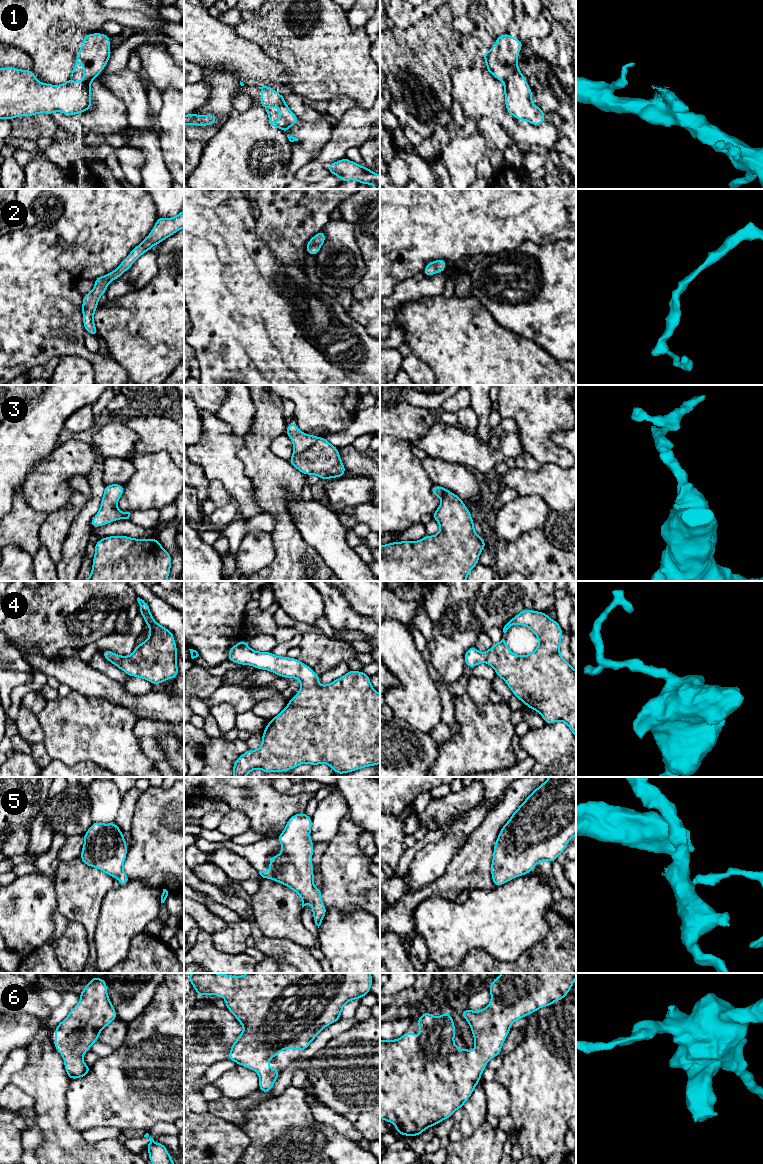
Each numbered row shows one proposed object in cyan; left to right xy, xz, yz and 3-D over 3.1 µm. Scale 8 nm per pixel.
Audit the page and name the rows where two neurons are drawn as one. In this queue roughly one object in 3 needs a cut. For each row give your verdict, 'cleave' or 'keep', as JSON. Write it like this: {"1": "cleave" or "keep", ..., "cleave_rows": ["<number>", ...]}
{"1": "cleave", "2": "keep", "3": "cleave", "4": "keep", "5": "keep", "6": "keep", "cleave_rows": ["1", "3"]}

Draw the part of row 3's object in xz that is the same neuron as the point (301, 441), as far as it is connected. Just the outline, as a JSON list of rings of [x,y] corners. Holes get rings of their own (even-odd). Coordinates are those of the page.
[[[293,422],[286,427],[286,434],[293,443],[293,454],[299,454],[308,449],[317,440],[317,437],[314,435],[304,434]]]

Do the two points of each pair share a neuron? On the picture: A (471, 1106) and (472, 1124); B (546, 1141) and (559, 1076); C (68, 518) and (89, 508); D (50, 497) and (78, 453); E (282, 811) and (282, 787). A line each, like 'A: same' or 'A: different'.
A: same
B: same
C: different
D: same
E: different

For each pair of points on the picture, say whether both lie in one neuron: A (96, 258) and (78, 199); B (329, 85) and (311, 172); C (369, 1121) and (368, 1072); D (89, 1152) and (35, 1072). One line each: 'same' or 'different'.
A: same
B: different
C: same
D: same

